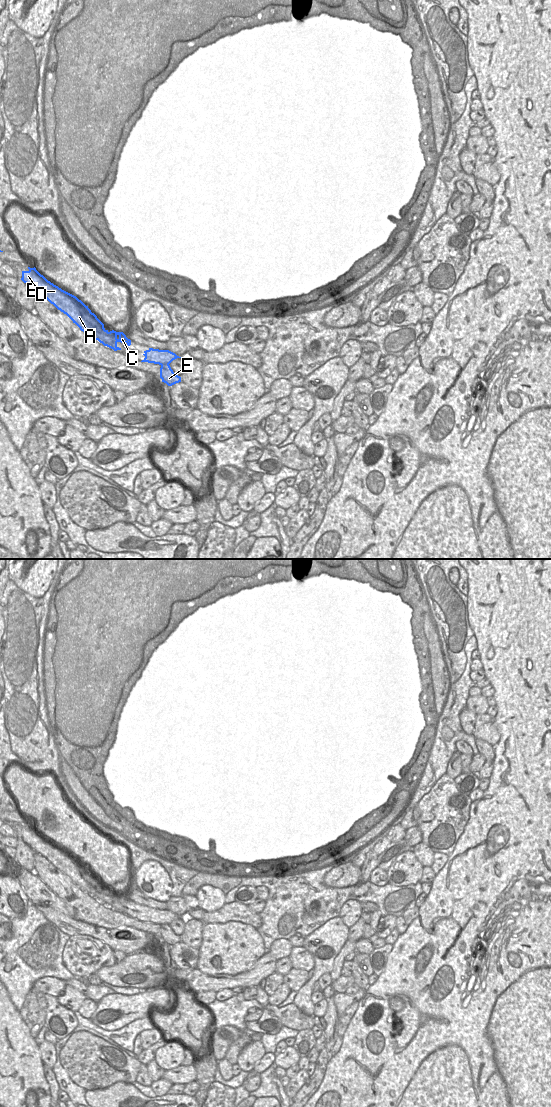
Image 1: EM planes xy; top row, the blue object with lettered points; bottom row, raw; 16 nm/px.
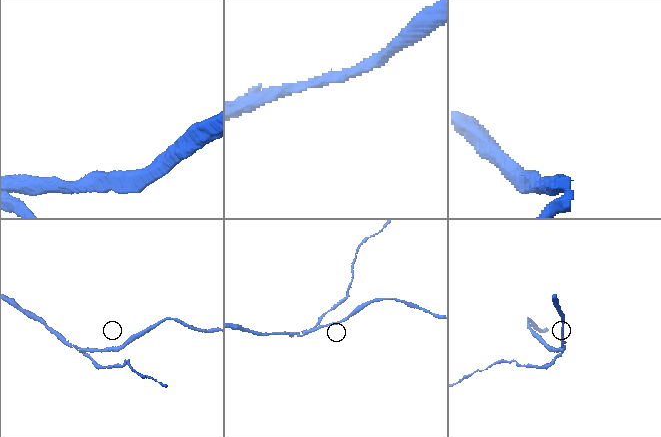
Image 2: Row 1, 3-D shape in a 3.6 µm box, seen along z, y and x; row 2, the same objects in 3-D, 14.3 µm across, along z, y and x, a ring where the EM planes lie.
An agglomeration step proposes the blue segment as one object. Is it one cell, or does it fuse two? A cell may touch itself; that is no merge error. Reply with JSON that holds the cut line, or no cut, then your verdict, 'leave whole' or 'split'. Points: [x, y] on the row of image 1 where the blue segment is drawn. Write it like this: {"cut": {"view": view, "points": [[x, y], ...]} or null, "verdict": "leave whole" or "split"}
{"cut": {"view": "xy", "points": [[168, 364], [161, 365]]}, "verdict": "split"}

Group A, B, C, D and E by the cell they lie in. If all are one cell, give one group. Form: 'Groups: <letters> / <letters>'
Groups: A B C D / E.

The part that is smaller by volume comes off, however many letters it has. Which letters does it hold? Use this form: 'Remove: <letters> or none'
Remove: E

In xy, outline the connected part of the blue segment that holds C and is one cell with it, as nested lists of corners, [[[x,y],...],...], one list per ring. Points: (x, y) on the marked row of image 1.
[[[28,267],[28,269],[28,271],[22,271],[21,280],[34,293],[42,295],[58,310],[66,314],[81,331],[114,351],[121,350],[117,346],[118,342],[126,343],[128,346],[131,345],[131,340],[123,332],[116,332],[114,330],[109,332],[106,330],[104,324],[97,316],[76,296],[48,281],[35,267]]]

